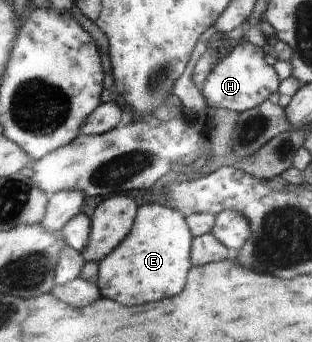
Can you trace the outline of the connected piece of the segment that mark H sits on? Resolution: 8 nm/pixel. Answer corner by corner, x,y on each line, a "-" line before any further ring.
248,41
239,43
230,53
220,55
201,89
207,105
241,113
269,100
269,96
277,92
280,80
273,66
265,62
266,50

